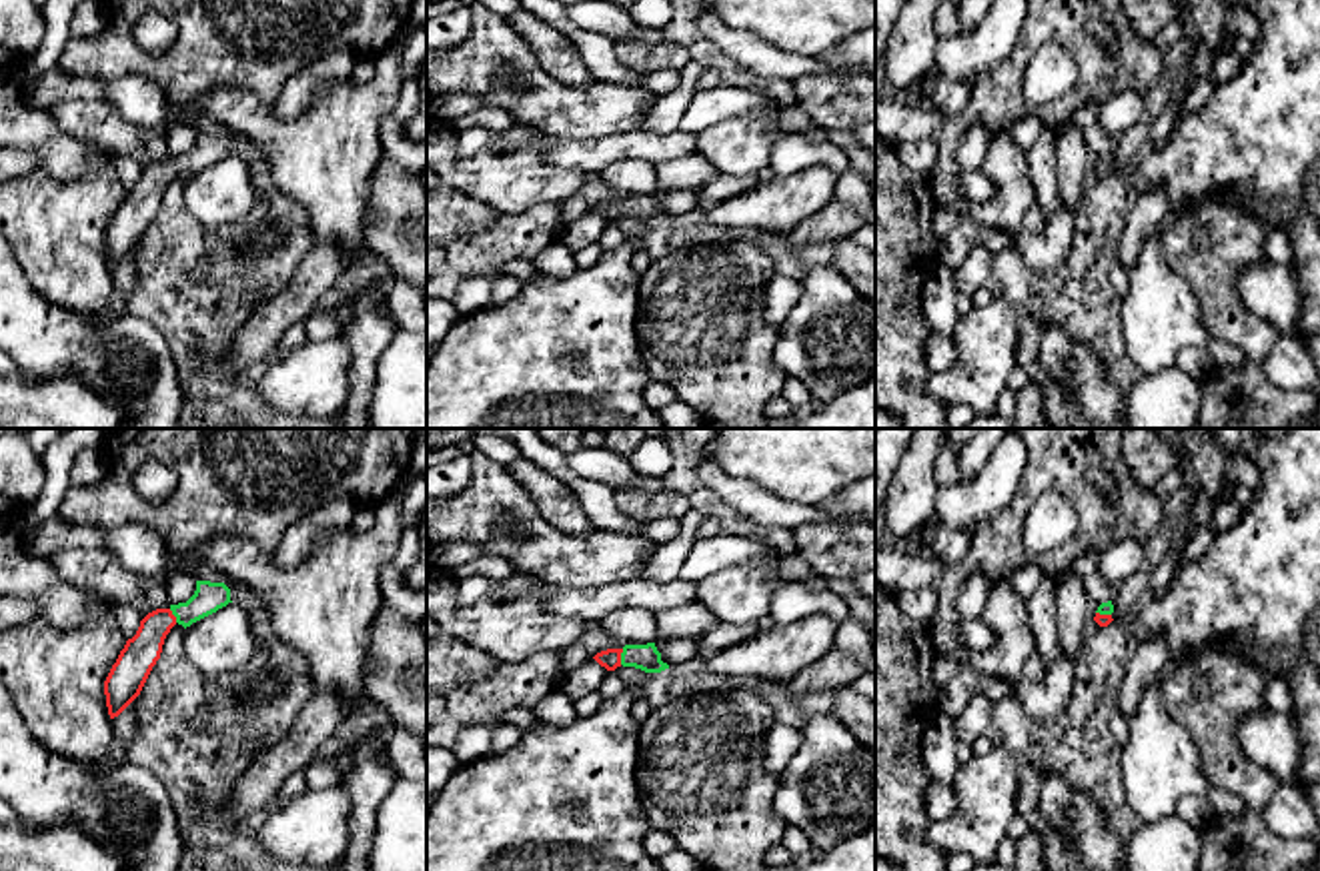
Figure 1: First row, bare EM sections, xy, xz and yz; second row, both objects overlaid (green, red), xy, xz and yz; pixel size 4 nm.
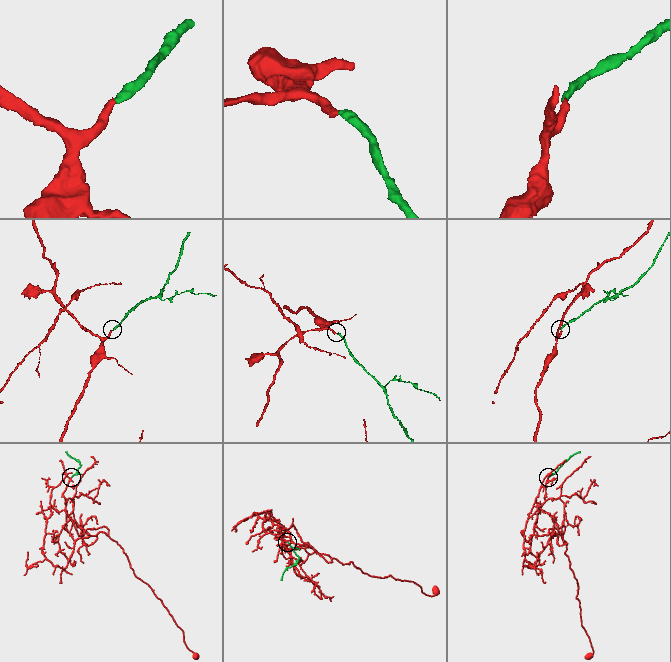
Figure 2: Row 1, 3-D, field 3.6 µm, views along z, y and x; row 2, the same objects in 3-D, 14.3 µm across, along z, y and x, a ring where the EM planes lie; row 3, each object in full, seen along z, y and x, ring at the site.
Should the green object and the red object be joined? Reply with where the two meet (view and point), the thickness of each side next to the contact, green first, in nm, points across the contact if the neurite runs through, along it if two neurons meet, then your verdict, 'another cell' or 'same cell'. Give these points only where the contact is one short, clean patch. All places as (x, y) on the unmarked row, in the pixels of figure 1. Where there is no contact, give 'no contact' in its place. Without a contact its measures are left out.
meets green in xz at (621, 209); 110 nm thick on the green side, 80 nm on the other; runs through xz (645, 209), (621, 209), (611, 209); same cell

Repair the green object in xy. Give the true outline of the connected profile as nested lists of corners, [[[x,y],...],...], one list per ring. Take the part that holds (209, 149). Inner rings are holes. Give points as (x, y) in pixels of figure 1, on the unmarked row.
[[[196,132],[196,142],[186,154],[148,164],[104,232],[110,270],[118,268],[140,246],[160,210],[166,186],[176,174],[186,180],[228,154],[232,154],[230,140],[224,134]]]

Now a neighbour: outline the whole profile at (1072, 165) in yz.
[[[1068,120],[1054,126],[1054,132],[1060,204],[1074,210],[1084,190],[1090,166],[1090,148],[1086,146],[1082,130],[1072,126]]]

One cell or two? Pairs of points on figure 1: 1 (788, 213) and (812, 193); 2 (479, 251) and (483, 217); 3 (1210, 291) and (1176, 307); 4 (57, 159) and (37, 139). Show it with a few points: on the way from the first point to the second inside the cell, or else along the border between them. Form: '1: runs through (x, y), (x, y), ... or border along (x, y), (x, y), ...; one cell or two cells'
1: runs through (794, 207), (806, 195); one cell
2: border along (497, 213), (487, 227), (463, 233), (447, 243); two cells
3: border along (1166, 263), (1190, 287), (1202, 325), (1212, 337); two cells
4: runs through (53, 155), (41, 143); one cell

